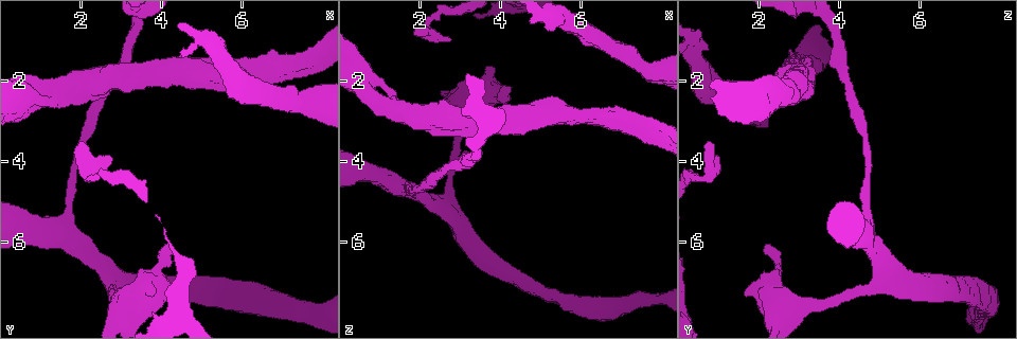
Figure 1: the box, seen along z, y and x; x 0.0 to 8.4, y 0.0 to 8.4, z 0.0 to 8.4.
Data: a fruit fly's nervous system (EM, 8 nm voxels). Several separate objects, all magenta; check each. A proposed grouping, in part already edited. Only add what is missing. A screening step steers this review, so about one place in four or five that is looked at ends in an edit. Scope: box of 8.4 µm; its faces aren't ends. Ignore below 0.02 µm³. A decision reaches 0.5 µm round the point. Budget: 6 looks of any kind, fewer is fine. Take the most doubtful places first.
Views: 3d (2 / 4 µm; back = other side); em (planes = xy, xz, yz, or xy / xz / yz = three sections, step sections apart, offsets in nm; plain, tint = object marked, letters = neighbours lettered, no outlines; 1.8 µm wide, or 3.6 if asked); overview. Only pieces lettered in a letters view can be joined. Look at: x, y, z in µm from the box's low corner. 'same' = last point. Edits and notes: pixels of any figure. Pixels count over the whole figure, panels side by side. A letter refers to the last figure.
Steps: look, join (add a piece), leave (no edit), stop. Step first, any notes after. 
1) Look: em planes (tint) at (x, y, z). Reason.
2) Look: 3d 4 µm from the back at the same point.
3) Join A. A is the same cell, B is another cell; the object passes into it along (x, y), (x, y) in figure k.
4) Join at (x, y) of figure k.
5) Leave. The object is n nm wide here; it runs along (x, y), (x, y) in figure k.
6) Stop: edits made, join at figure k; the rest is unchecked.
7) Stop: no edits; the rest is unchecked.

Look: 3d 2 µm at (2.70, 3.85, 0.90).

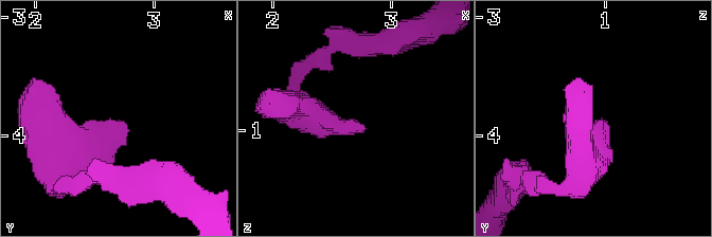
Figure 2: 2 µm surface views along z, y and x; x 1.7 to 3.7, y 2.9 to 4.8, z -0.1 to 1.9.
Look: em planes (tint) at (2.66, 3.86, 0.96).

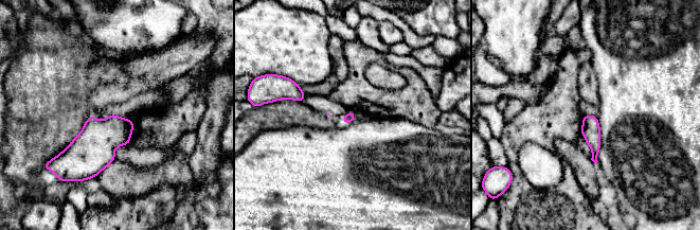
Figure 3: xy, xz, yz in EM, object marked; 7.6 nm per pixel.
Look: em planes (letters) at the same point.

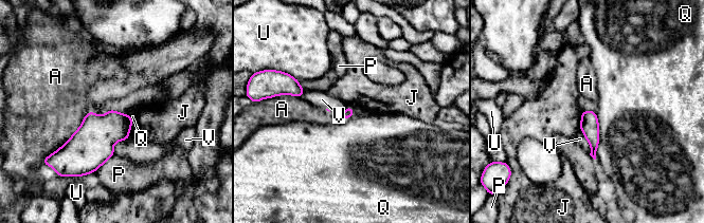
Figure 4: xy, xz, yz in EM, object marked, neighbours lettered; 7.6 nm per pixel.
Leave. A, J, P, Q, U and V are other cells; a border runs along (579, 128), (590, 146), (590, 153) in figure 4; none of them fits.

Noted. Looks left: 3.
Look: 3d 4 µm at (2.95, 7.55, 2.60). Thick turns thin.

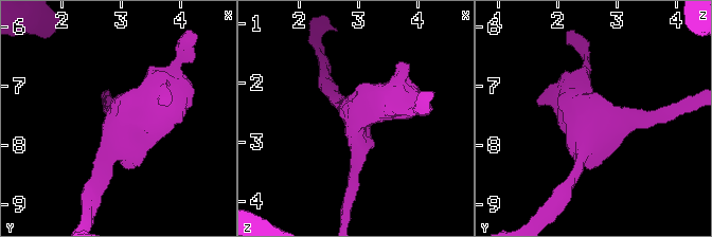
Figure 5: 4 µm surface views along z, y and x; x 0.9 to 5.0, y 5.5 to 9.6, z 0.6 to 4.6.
Look: em planes (tint) at (3.00, 7.60, 2.55). Now the EM.

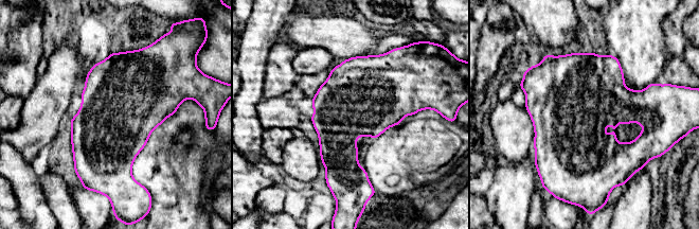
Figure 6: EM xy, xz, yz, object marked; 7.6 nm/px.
Look: em planes (letters) at the same point. See the neighbours.

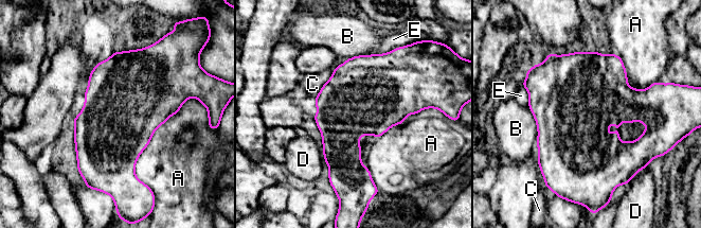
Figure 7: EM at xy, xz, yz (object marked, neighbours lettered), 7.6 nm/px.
Leave. The longest contact is with A, 360 nm; A, B, C, D and E are other cells; a border runs along (617, 54), (631, 87), (657, 82) in figure 7; no lettered piece goes on from it.

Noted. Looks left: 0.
Stop: no edits; the rest is unchecked.

